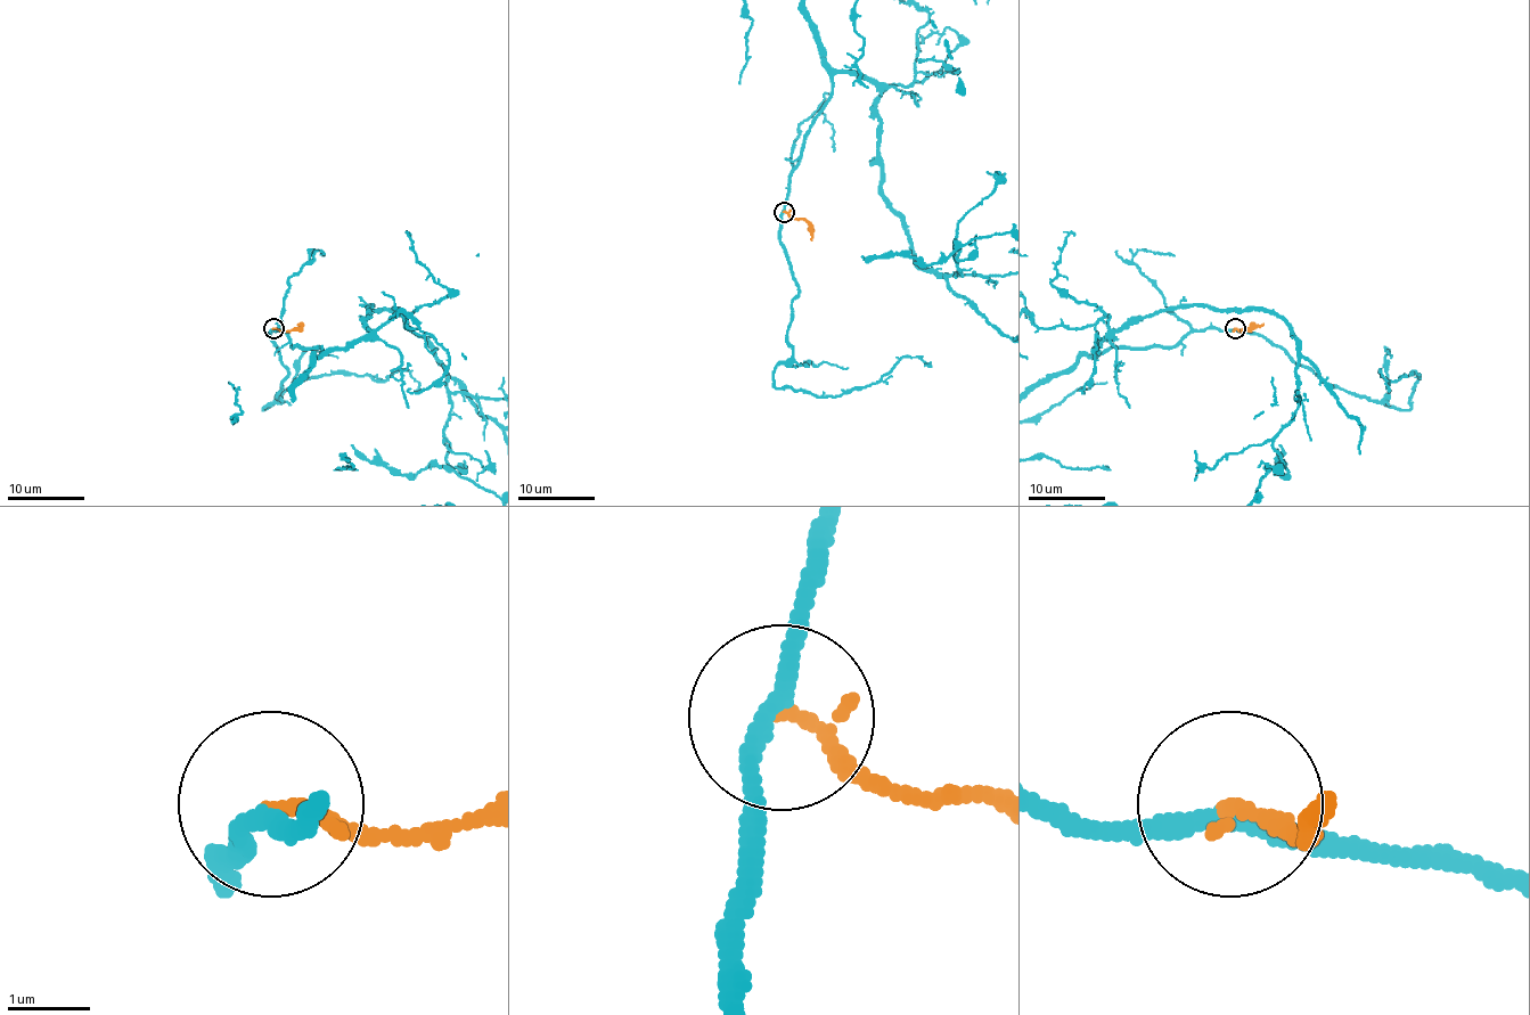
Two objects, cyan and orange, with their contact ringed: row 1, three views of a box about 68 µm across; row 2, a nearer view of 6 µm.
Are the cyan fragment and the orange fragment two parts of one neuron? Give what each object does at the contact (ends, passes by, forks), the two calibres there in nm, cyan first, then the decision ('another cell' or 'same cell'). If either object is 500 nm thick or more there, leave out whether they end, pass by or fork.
cyan passes by | orange ends | 220/170 nm | same cell

